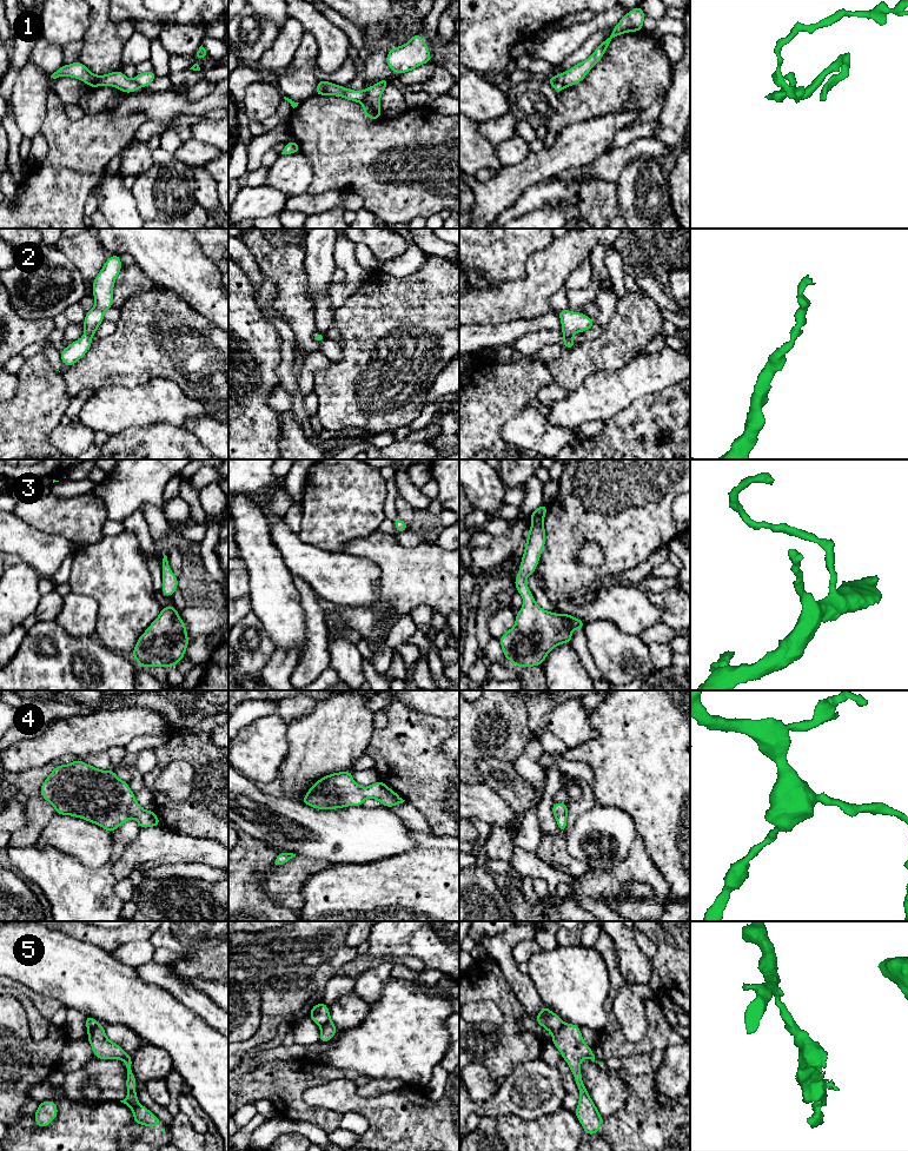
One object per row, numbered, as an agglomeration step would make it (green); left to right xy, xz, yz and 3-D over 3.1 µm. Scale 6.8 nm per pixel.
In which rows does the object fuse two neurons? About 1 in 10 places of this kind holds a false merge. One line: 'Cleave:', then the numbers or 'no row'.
Cleave: 1, 5

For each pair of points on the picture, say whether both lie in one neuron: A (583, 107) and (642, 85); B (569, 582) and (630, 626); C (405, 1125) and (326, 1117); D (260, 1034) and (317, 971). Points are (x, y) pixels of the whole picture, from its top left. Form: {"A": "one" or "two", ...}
{"A": "one", "B": "two", "C": "two", "D": "one"}

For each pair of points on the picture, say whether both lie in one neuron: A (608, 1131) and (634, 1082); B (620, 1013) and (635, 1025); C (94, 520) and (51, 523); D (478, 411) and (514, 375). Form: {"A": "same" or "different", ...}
{"A": "same", "B": "same", "C": "same", "D": "same"}

